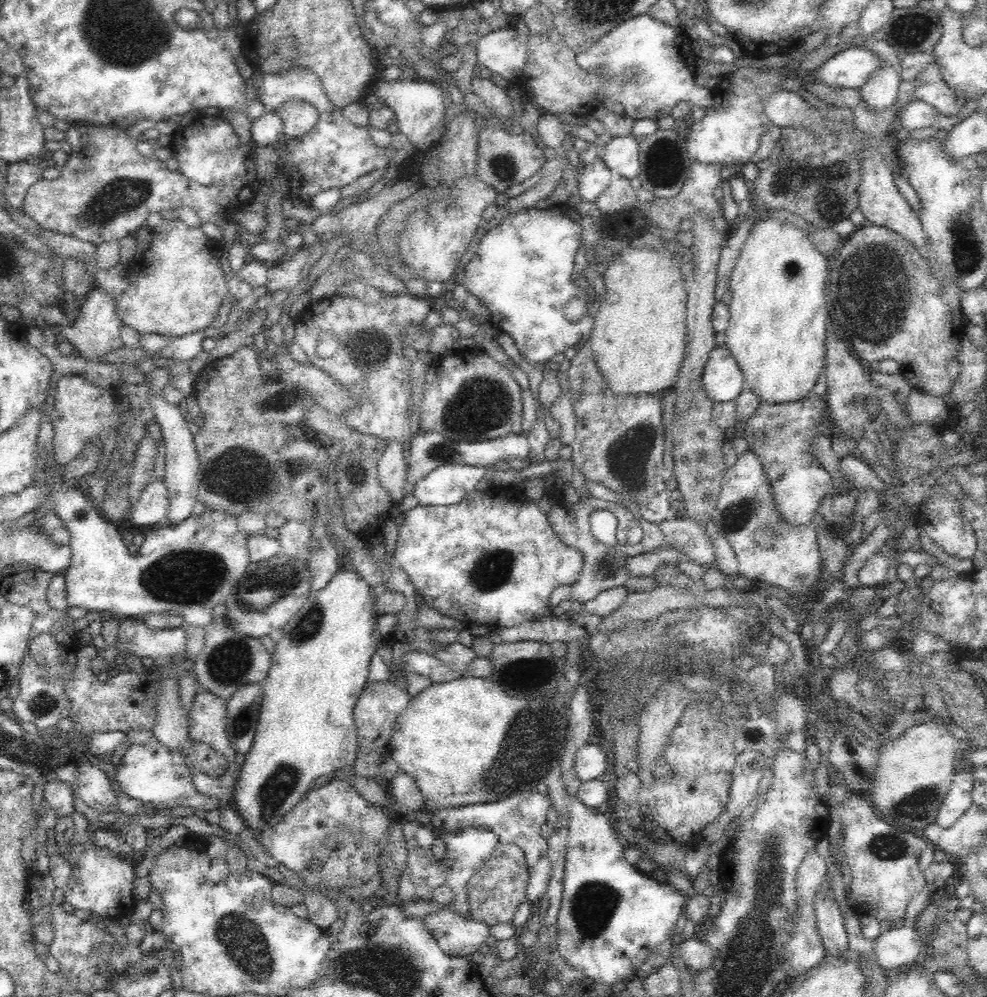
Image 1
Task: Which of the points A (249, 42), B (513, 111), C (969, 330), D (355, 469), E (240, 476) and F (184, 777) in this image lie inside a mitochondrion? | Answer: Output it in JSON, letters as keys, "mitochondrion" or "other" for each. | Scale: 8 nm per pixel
{"A":"other","B":"other","C":"other","D":"mitochondrion","E":"mitochondrion","F":"other"}

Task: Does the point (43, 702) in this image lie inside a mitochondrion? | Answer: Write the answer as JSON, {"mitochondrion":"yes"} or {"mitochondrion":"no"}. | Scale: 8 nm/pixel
{"mitochondrion":"yes"}

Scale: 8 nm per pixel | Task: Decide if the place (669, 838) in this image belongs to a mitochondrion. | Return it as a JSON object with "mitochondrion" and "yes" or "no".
{"mitochondrion":"no"}

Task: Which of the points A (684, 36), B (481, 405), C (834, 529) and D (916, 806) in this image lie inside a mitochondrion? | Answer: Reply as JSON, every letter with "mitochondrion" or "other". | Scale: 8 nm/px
{"A":"other","B":"mitochondrion","C":"other","D":"mitochondrion"}

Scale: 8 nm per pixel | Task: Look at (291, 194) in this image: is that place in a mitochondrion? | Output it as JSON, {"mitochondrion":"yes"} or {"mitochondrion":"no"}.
{"mitochondrion":"no"}

